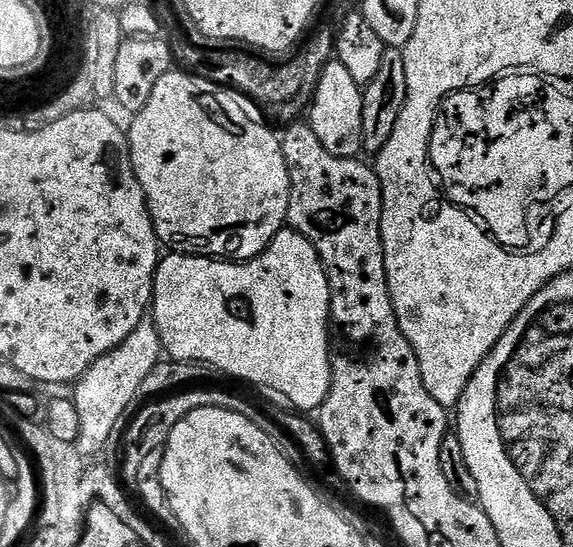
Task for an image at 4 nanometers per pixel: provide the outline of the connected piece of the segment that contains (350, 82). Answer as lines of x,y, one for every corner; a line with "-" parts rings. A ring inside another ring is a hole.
335,58
319,69
316,92
306,113
306,122
318,134
318,142
338,158
359,157
363,149
363,108
365,89
348,73
346,66

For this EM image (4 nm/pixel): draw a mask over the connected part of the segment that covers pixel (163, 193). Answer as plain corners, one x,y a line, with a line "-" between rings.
173,70
167,72
162,78
158,78
150,94
150,102
146,102
146,106
142,106
142,110
135,113
131,120
132,125
127,125
126,128
130,158
134,166
134,174
142,186
142,194
148,203
148,213
152,219
156,237
159,238
161,245
168,247
169,244
169,249
189,256
219,258
225,262
247,262
260,255
268,247
269,242
280,233
280,229
285,227
290,206
290,174
280,145
281,137
271,132
273,129
260,105
255,104
253,100
223,84
215,84
213,80
194,76
183,70

